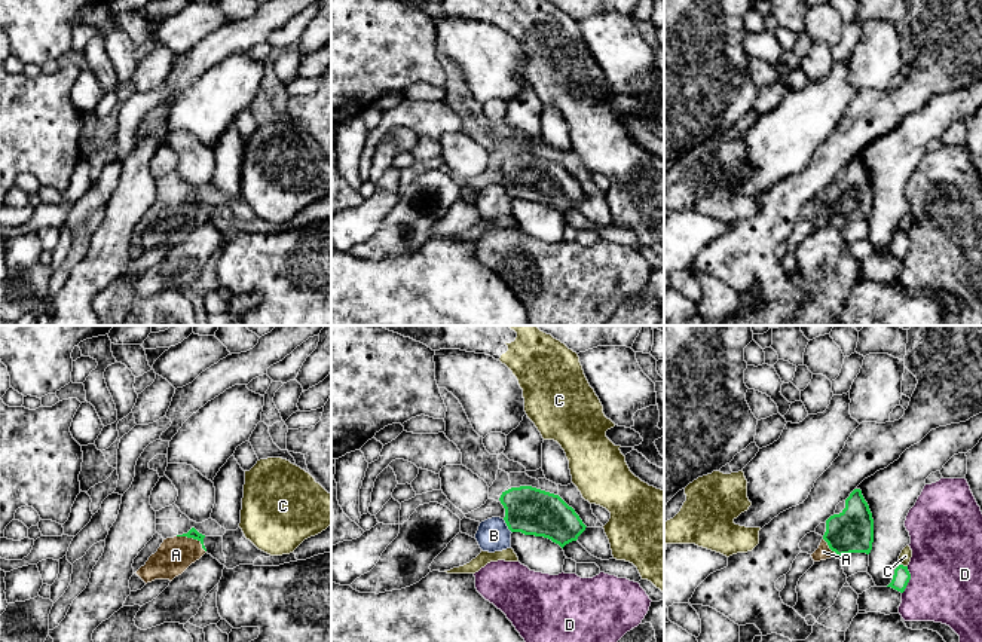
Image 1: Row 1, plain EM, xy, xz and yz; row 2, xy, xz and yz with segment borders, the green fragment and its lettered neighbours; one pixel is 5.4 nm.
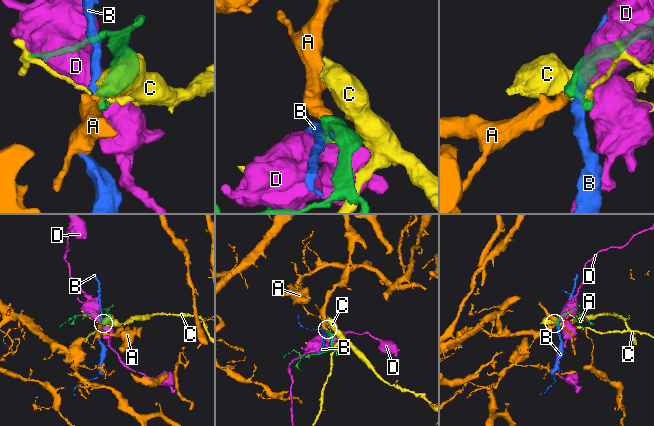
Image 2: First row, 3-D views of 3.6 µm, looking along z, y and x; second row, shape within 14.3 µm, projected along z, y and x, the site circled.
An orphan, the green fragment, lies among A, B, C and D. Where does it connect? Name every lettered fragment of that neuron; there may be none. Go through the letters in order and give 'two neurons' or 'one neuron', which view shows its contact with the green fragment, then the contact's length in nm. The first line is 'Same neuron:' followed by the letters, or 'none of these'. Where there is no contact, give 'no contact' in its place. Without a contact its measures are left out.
Same neuron: A
A: one neuron; contact in xy; length 180 nm
B: two neurons; contact in xz; length 90 nm
C: two neurons; contact in yz; length 50 nm
D: two neurons; contact in yz; length 160 nm

